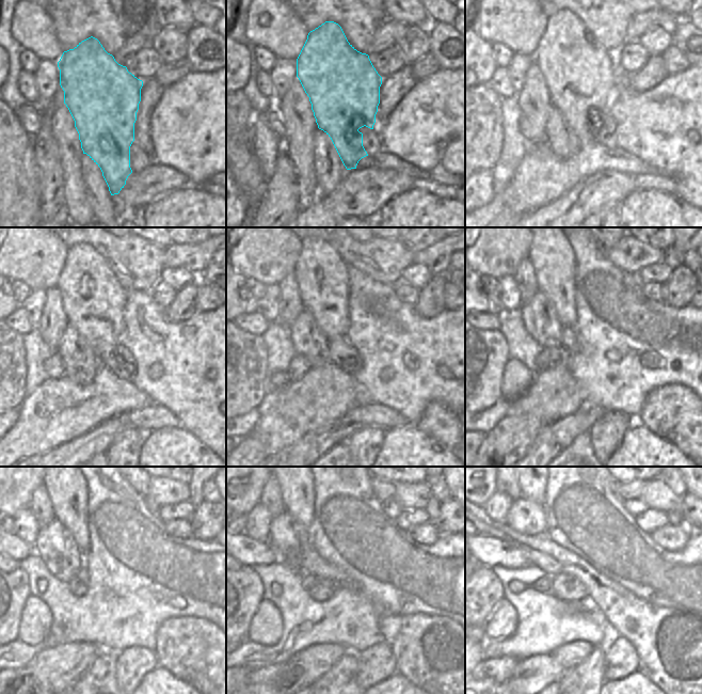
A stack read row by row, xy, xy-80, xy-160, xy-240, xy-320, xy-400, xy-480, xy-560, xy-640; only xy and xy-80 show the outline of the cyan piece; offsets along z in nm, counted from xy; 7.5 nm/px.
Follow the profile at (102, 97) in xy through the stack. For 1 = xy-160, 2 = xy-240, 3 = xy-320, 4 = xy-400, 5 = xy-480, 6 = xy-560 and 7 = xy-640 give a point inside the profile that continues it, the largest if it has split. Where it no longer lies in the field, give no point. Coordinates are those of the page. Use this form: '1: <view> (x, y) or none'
1: xy-160 (579, 74)
2: xy-240 (93, 299)
3: xy-320 (321, 274)
4: xy-400 (552, 256)
5: xy-480 (67, 489)
6: xy-560 (298, 494)
7: xy-640 (533, 488)

